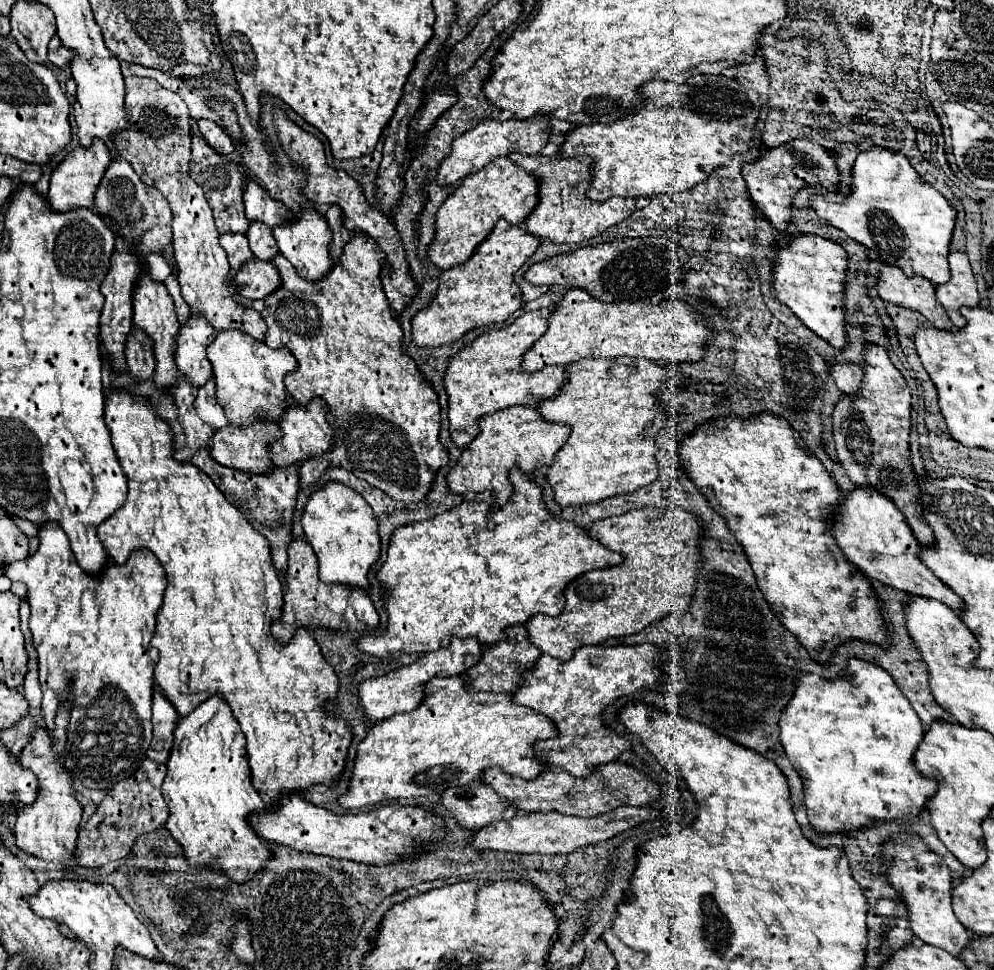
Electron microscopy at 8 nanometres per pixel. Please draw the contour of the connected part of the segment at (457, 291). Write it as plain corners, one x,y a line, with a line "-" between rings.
501,221
495,225
493,233
477,247
473,257
467,263
461,263
457,267
447,269
441,279
439,279
439,289
435,293
435,299
431,305
423,311
419,311
413,317
413,343
419,347
437,347
437,345
447,345
453,341
459,341
467,331
475,327
485,327
485,325
497,325
503,323
511,313
521,309
523,299
521,299
521,289
515,285
513,275
519,271
521,265
527,263
527,259
537,251
541,245
541,239
525,231
523,227
511,225
507,221

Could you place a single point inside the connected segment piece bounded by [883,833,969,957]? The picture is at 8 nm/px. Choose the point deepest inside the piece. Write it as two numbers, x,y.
921,878

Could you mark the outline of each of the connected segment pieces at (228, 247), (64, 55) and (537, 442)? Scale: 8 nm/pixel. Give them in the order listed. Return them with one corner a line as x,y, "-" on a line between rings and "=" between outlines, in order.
229,233
229,235
221,235
219,237
221,247
227,251
227,259
229,259
229,267
231,271
239,271
239,267
243,267
245,261
253,259
253,253
249,249
249,241
245,235
239,233
=
59,47
57,50
49,50
47,59
49,59
49,63
53,63
57,67
67,67
69,59
73,59
73,53
65,47
=
513,405
509,409
501,409
493,415
487,415
479,421
481,433
477,439
469,443
463,451
459,463
449,471
447,481
449,489
459,495
491,491
497,499
495,505
501,505
513,493
513,485
509,481
509,469
519,465
525,473
533,473
543,465
551,465
557,451
569,439
569,425
551,423
541,419
537,407
533,405

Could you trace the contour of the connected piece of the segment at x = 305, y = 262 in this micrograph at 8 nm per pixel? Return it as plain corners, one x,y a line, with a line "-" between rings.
305,209
295,215
295,221
279,225
273,229
273,235
277,239
279,251
285,259
289,259
297,271
299,277
307,281
319,281
323,275
327,275
333,269
333,261
329,259
329,245
331,245
331,229
327,221
313,209

